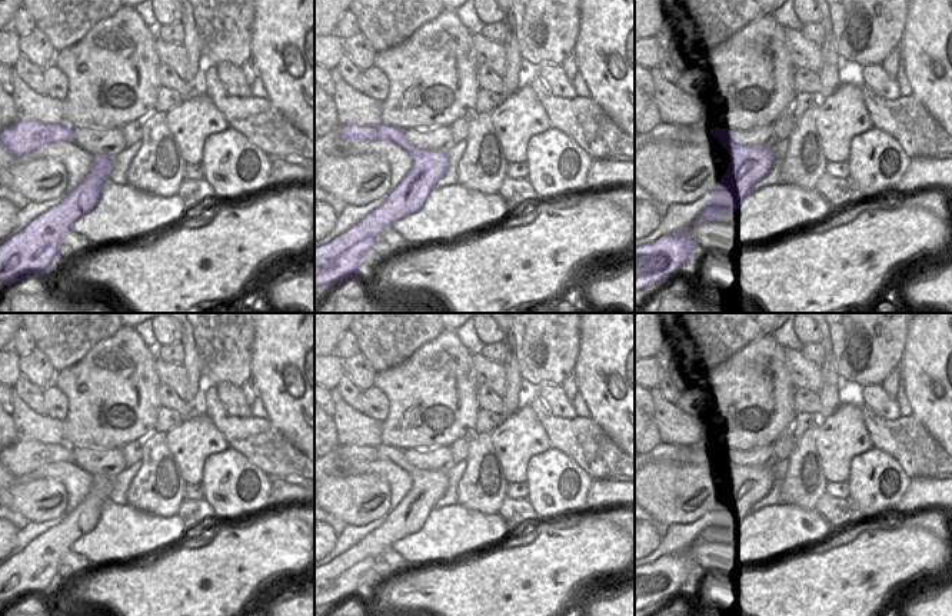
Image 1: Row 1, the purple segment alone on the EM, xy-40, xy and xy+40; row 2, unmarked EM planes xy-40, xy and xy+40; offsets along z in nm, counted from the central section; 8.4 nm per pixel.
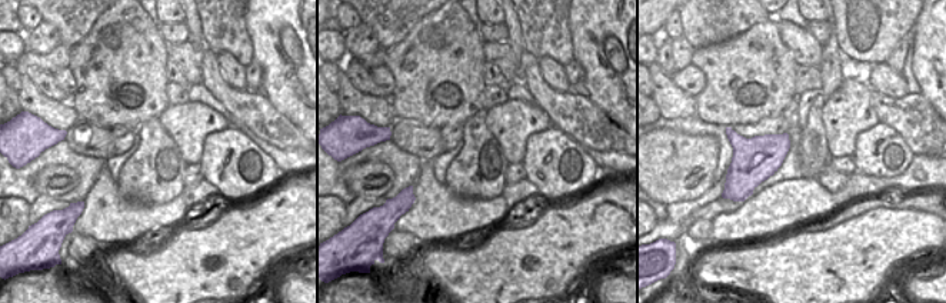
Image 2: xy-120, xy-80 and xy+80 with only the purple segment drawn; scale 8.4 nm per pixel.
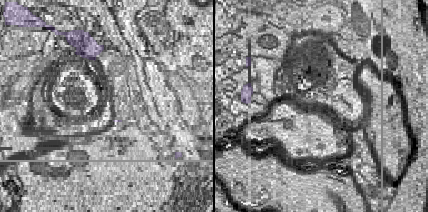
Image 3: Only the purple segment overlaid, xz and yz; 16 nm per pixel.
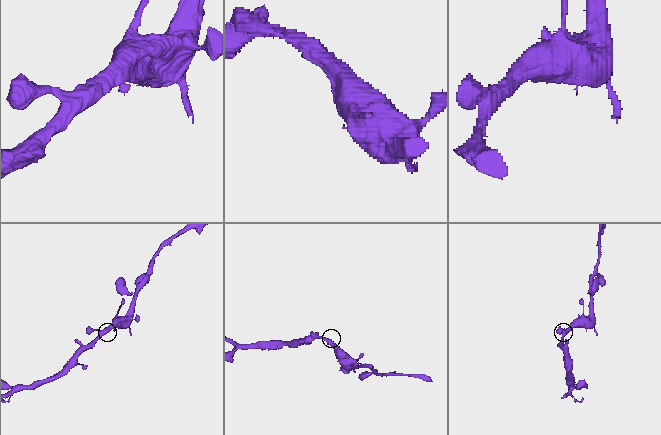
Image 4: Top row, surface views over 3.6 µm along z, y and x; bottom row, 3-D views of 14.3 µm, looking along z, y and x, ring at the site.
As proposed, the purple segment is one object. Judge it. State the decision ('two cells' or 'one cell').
one cell

